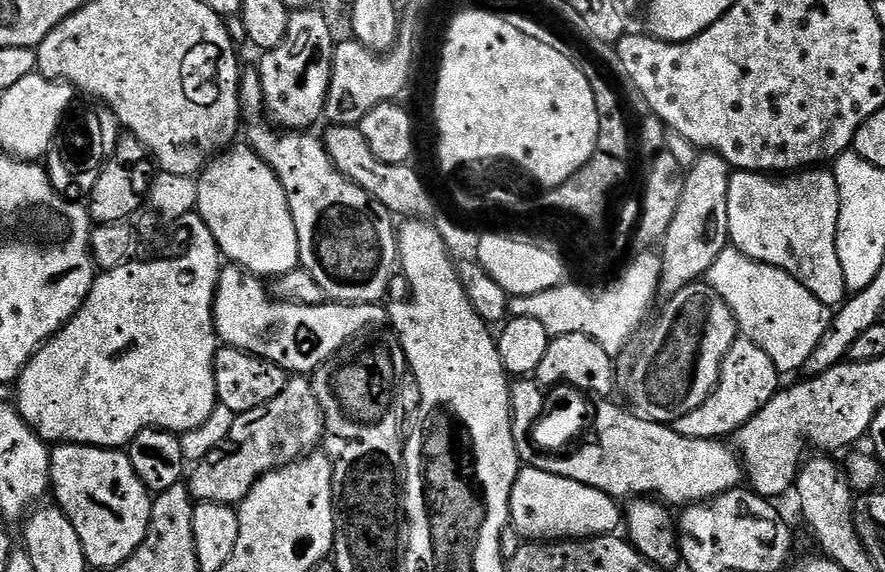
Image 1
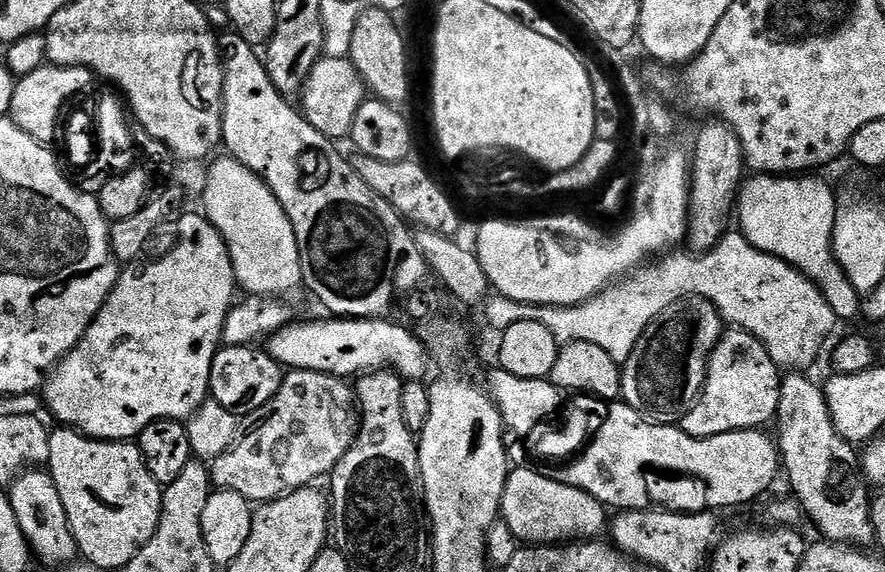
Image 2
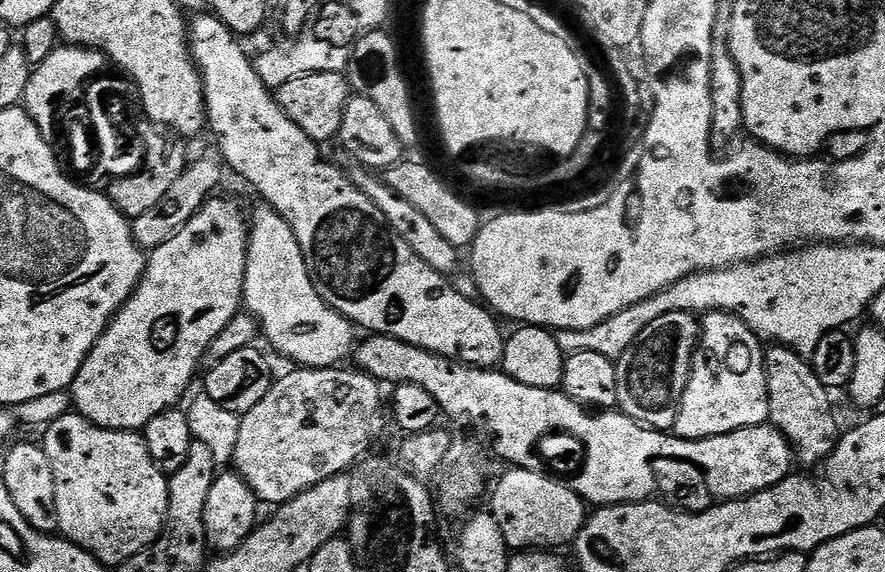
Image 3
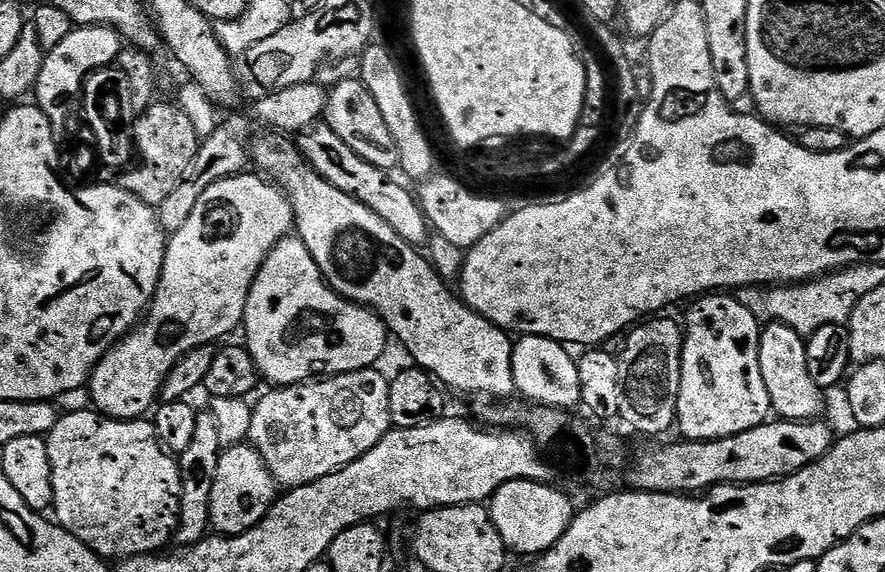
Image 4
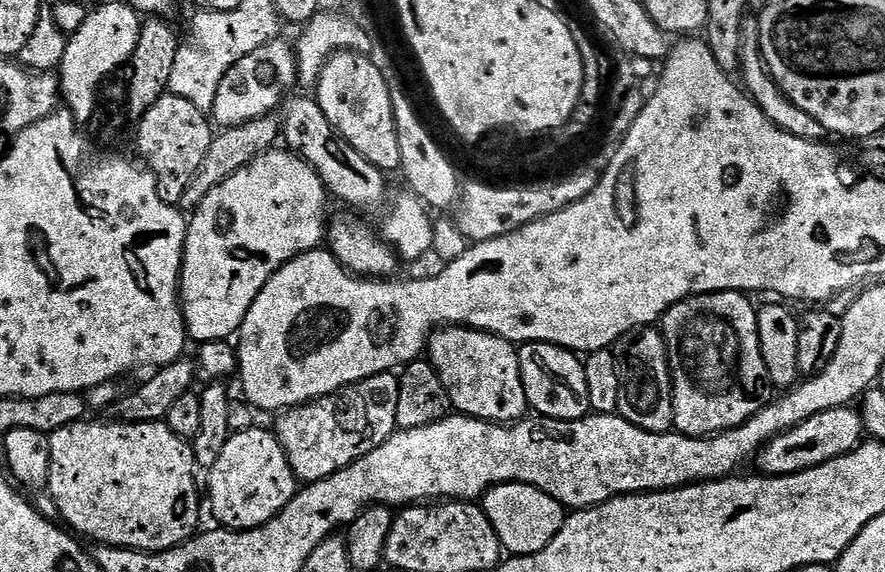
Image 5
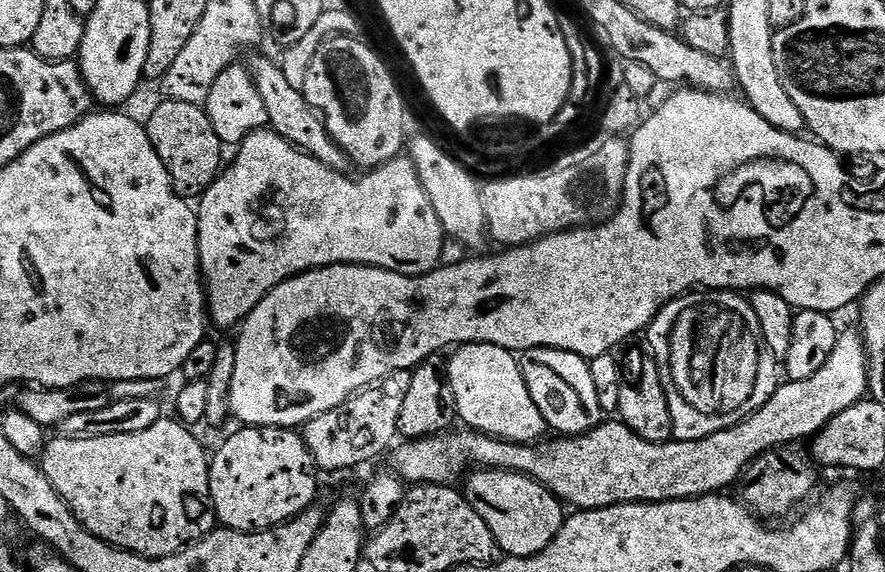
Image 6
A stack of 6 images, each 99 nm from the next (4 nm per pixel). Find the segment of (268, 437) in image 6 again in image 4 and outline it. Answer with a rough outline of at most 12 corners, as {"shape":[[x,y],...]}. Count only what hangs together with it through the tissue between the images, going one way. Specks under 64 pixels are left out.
{"shape":[[251,443],[224,448],[210,490],[211,527],[250,530],[278,499]]}

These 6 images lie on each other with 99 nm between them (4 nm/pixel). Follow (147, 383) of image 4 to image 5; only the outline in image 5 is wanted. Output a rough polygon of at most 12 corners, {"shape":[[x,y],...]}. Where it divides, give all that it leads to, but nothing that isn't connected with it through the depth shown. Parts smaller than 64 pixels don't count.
{"shape":[[263,152],[191,213],[179,297],[193,341],[325,243],[328,189]]}

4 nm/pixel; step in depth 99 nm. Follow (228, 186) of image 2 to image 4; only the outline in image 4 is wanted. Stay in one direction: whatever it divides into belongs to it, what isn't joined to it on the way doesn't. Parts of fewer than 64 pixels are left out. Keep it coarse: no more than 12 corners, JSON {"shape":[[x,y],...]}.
{"shape":[[295,234],[258,270],[242,332],[269,385],[379,365],[390,333]]}

